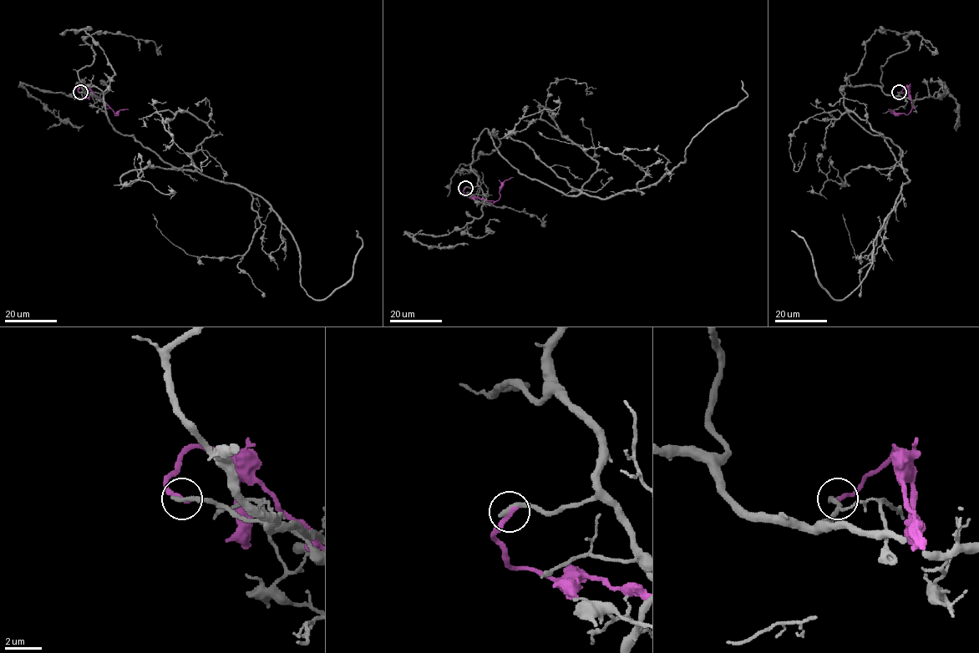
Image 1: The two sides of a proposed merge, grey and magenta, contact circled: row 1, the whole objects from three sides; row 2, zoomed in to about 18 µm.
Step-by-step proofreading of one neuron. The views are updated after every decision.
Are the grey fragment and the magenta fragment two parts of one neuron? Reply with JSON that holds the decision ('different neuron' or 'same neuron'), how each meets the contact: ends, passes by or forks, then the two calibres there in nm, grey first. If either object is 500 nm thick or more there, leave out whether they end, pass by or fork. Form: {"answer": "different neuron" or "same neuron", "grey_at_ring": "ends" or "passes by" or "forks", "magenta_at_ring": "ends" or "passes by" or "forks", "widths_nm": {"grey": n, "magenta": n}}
{"answer": "different neuron", "grey_at_ring": "ends", "magenta_at_ring": "ends", "widths_nm": {"grey": 320, "magenta": 280}}

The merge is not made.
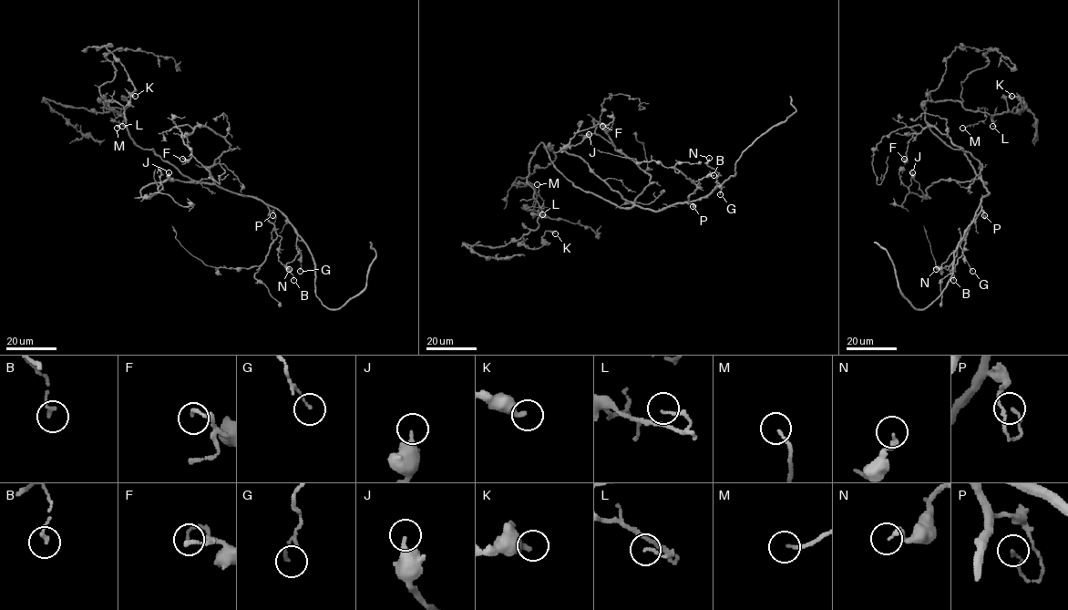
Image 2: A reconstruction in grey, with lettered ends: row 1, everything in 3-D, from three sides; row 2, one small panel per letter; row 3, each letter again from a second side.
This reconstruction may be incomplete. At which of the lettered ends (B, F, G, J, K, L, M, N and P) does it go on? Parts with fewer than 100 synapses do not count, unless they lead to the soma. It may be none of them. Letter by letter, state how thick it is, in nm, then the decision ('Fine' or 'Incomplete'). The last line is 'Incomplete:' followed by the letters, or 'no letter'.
B: Thickness 170 nm. Fine
F: Thickness 140 nm. Fine
G: Thickness 100 nm. Fine
J: Thickness 320 nm. Fine
K: Thickness 360 nm. Fine
L: Thickness 110 nm. Fine
M: Thickness 130 nm. Fine
N: Thickness 220 nm. Fine
P: Thickness 140 nm. Fine
Incomplete: no letter

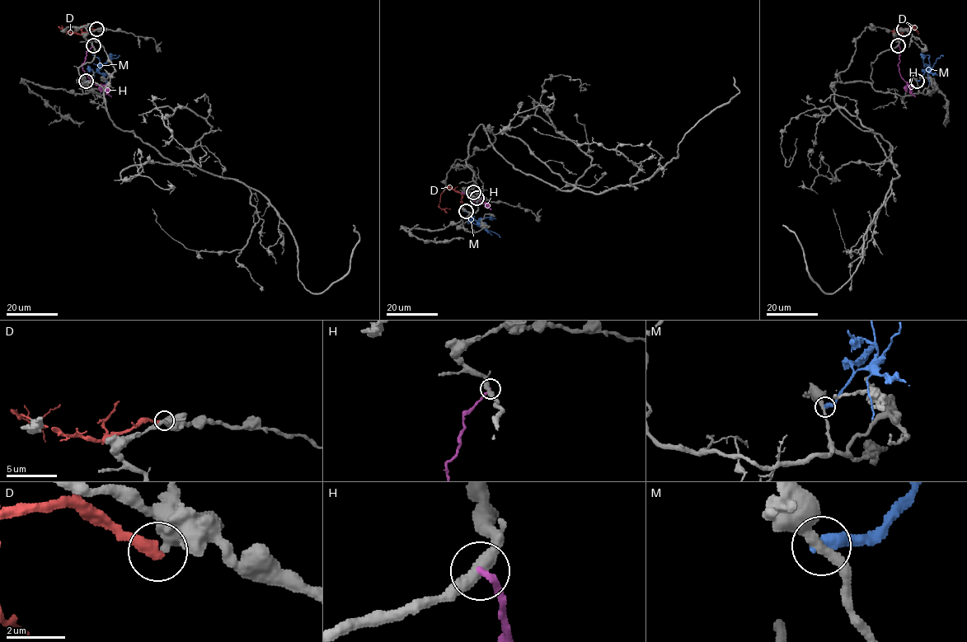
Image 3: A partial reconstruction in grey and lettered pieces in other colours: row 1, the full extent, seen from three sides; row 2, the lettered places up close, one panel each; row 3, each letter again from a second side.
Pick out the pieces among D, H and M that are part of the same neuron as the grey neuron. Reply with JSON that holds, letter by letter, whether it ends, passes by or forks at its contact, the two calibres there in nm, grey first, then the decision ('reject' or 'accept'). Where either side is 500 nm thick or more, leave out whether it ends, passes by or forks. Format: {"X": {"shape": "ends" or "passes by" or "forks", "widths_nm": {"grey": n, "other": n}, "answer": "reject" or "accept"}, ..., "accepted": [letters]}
{"D": {"widths_nm": {"grey": 500, "other": 400}, "answer": "reject"}, "H": {"shape": "ends", "widths_nm": {"grey": 440, "other": 220}, "answer": "reject"}, "M": {"shape": "ends", "widths_nm": {"grey": 340, "other": 460}, "answer": "reject"}, "accepted": []}

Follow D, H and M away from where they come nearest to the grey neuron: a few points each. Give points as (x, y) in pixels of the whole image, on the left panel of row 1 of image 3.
D: (96, 29), (80, 34), (58, 27), (65, 30), (70, 25)
H: (93, 45), (86, 53), (82, 70), (96, 85), (104, 85), (111, 96)
M: (86, 82), (110, 58), (119, 56)

